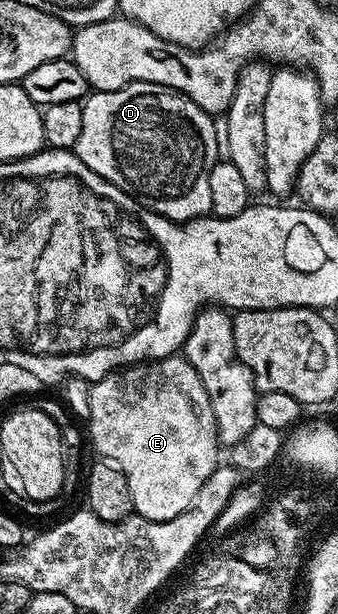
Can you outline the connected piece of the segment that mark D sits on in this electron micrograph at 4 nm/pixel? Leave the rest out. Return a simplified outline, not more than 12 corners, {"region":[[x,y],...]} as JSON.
{"region":[[143,81],[82,101],[84,167],[170,221],[210,213],[215,118]]}

